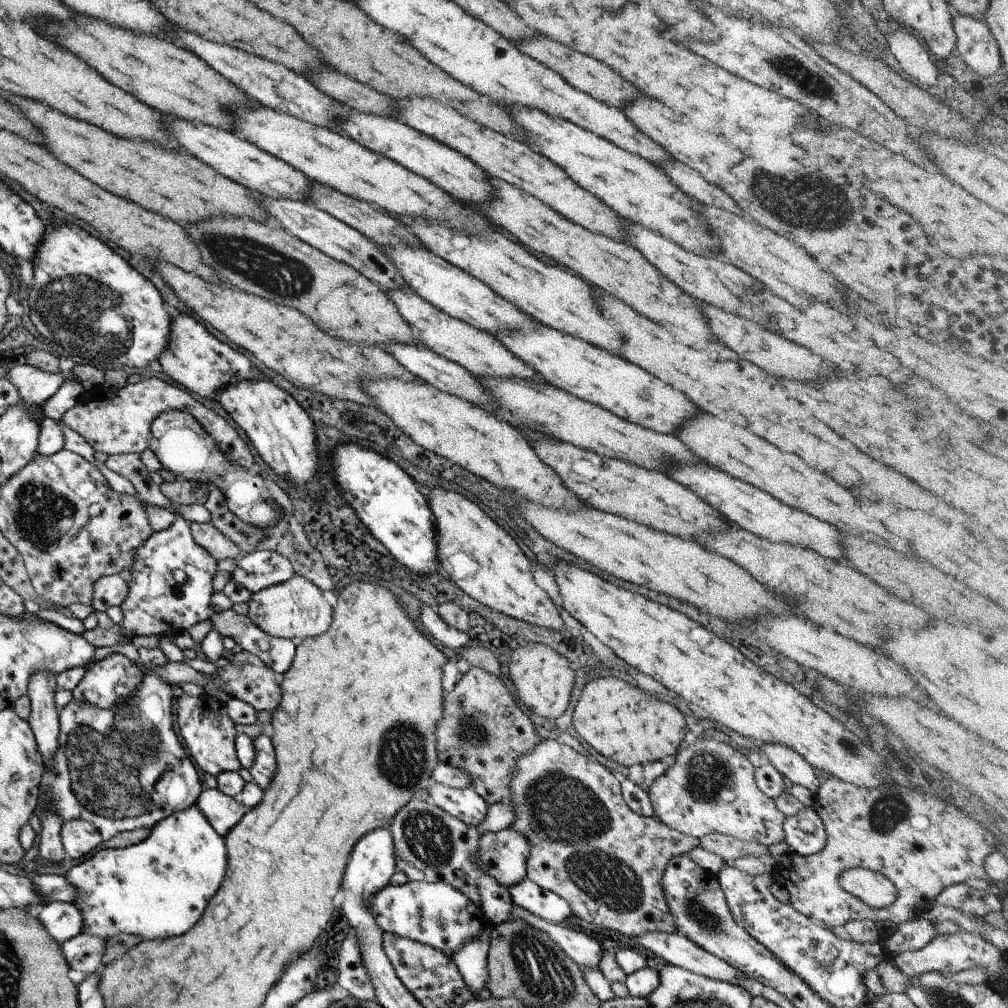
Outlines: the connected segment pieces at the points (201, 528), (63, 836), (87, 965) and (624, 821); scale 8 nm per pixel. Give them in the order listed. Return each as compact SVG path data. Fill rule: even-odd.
M209 522L191 523L190 532L193 542L209 552L216 561L223 558L236 558L241 555L239 548L235 548L235 544L231 540L227 540Z
M81 819L64 822L59 836L67 858L73 860L93 852L102 842L97 829L90 822Z
M81 932L60 944L60 948L69 968L89 974L97 970L106 941L107 938Z
M541 739L537 746L533 746L529 752L525 752L523 756L519 756L515 760L515 770L511 774L509 780L509 802L513 806L513 814L515 820L510 828L521 832L529 844L529 856L526 860L526 877L537 884L538 887L544 888L546 891L552 892L565 900L569 904L569 910L572 914L585 920L589 924L595 924L599 928L607 928L607 930L615 930L619 934L625 934L629 938L637 938L643 936L647 932L665 932L665 934L675 933L675 924L673 924L673 916L669 914L665 896L661 892L661 874L665 870L665 866L674 856L686 855L693 848L699 847L699 839L692 836L685 836L669 826L665 826L657 817L639 816L633 812L620 793L620 777L611 770L608 770L597 761L589 760L589 758L578 754L568 745L559 744L552 739Z

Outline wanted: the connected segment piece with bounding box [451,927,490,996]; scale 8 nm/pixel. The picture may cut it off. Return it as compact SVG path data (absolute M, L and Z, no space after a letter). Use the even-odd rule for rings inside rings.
M484 927L475 940L467 940L455 952L451 952L451 960L455 963L465 986L472 995L483 995L487 983L486 954L489 948L489 927Z

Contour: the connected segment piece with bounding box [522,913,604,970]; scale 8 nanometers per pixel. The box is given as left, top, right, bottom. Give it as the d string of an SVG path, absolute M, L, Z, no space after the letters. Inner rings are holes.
M529 913L523 914L522 920L525 925L531 925L545 932L580 969L599 968L599 960L604 950L595 939L581 931L573 931L564 925L555 925Z

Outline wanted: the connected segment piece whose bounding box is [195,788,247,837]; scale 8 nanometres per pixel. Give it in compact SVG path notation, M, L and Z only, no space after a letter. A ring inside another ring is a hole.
M216 788L201 791L195 804L211 828L222 837L247 811L245 806L239 804L234 797L227 796Z

